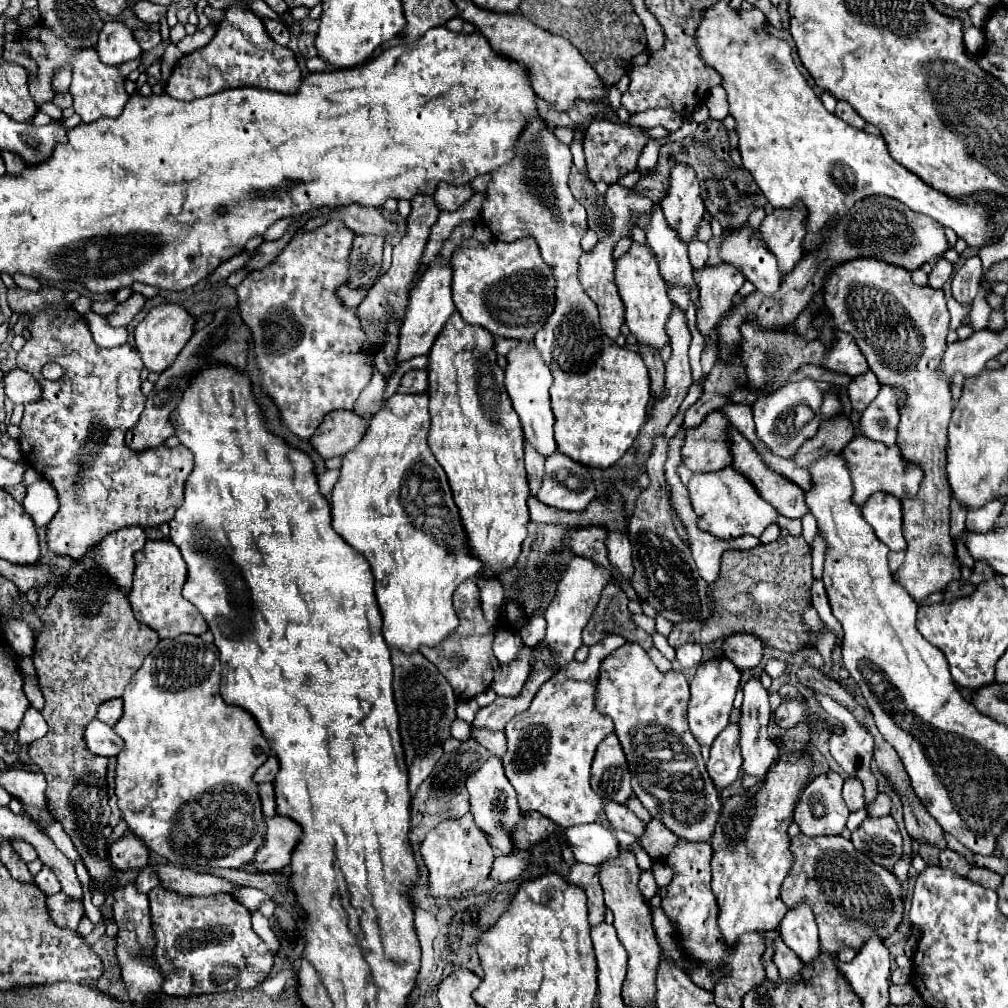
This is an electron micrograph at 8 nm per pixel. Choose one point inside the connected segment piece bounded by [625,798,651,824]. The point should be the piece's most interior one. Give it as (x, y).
(633, 804)

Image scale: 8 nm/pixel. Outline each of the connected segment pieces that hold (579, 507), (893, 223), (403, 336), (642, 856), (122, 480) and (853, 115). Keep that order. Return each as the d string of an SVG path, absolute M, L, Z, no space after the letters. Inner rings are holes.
M553 452L545 462L545 476L535 494L539 502L565 512L583 512L595 496L595 484L589 468Z
M869 196L865 200L859 200L847 214L837 220L837 224L825 228L821 234L823 244L817 250L809 250L803 254L791 274L783 276L781 288L773 296L753 292L751 296L735 302L735 306L721 318L721 322L717 324L721 362L733 360L733 344L737 344L737 328L741 326L741 320L757 318L763 328L783 328L785 324L793 322L807 308L813 296L821 292L825 274L831 266L853 258L875 258L901 266L905 270L915 270L921 268L925 262L935 262L949 248L945 232L941 224L937 224L937 220L917 214L889 196Z
M437 258L423 274L423 278L419 280L419 284L411 290L411 298L409 298L409 306L405 312L405 320L399 332L399 348L395 354L395 360L407 362L415 356L423 356L431 350L437 334L441 332L441 328L445 326L445 322L449 320L449 316L455 312L453 300L451 300L451 268L449 264L441 264L441 260Z
M633 844L631 850L633 850L633 854L637 856L637 864L639 864L639 868L641 868L641 870L651 870L653 862L651 862L651 858L647 856L647 852L643 852L639 844Z
M41 286L39 292L23 288L7 288L9 308L17 314L27 314L31 338L17 354L17 366L25 372L31 372L43 388L39 402L25 404L25 414L21 420L21 450L23 460L33 466L45 480L49 480L57 494L61 508L47 526L47 544L49 550L57 554L67 554L73 560L79 560L89 546L97 544L105 534L121 530L127 526L161 526L163 522L173 520L173 514L183 504L183 484L193 470L193 454L185 446L169 448L165 444L157 448L147 448L143 452L133 452L125 444L125 432L133 428L145 408L145 396L141 392L141 356L129 344L117 348L101 348L93 342L89 324L73 304L65 300L65 292L49 286ZM47 362L57 362L63 366L65 376L57 382L43 380L41 368Z
M839 100L837 102L837 108L835 108L835 116L837 118L841 118L845 124L849 124L849 126L853 126L853 128L859 128L859 130L863 130L863 126L865 126L865 120L847 104L847 102L843 102L843 100Z

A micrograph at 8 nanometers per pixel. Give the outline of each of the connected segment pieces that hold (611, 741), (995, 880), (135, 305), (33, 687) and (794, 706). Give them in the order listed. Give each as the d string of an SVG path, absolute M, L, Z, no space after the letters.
M609 734L597 748L591 766L591 786L601 798L619 804L625 804L633 792L627 760L615 734Z
M971 868L969 870L969 876L967 876L971 882L983 886L983 888L991 888L991 890L997 890L1001 886L1001 876L987 870L987 868Z
M133 292L133 296L131 296L129 300L125 300L123 304L119 304L119 306L115 308L115 312L113 312L111 316L107 316L107 318L109 318L109 322L111 322L113 326L127 326L127 324L133 320L133 316L135 316L137 312L141 312L141 308L145 306L145 302L147 302L145 296Z
M25 676L25 684L27 684L27 700L29 700L29 704L31 704L33 708L37 708L37 710L43 710L45 700L43 700L43 694L41 694L41 690L39 690L37 680Z
M785 700L779 704L779 708L773 712L775 724L779 728L793 728L797 722L807 722L809 708L805 702L797 700Z

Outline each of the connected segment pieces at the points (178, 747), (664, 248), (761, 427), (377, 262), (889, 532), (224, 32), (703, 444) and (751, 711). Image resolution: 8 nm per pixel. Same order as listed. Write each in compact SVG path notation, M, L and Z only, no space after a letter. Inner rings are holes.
M183 634L175 640L159 640L157 648L145 658L143 666L133 674L133 680L125 688L123 716L113 726L113 730L119 734L119 738L123 738L123 744L125 744L125 748L117 754L117 766L115 766L115 794L117 794L117 806L123 814L123 820L127 822L129 830L147 844L149 850L157 852L159 856L167 858L177 866L243 868L249 862L249 856L253 856L253 852L257 852L257 848L263 844L265 820L263 820L261 802L257 796L257 784L253 782L253 772L269 758L271 748L251 714L235 706L225 706L219 694L219 678L221 678L221 664L219 664L219 652L215 644L205 644L199 636L191 636L191 634Z
M655 202L649 212L649 228L645 228L645 238L657 254L661 276L673 286L689 286L691 300L697 306L697 286L693 280L693 268L687 258L687 244L667 224L659 202Z
M811 378L799 380L799 382L791 382L785 388L781 388L777 392L777 396L767 396L767 398L759 398L753 404L753 418L755 418L755 434L757 438L765 444L765 448L781 458L793 460L795 452L801 448L801 444L809 438L813 438L819 430L821 424L821 404L823 404L823 390L819 390L817 382ZM799 406L807 406L815 412L815 416L801 426L801 422L797 422L797 408Z
M357 236L351 250L349 288L359 288L371 282L381 270L385 240L373 240L373 236Z
M875 492L861 506L865 522L873 528L875 536L893 552L905 550L905 538L901 534L901 502L885 492Z
M235 4L225 10L225 18L219 22L211 42L183 56L175 64L175 70L165 84L165 92L185 102L239 86L259 86L289 94L297 90L301 78L303 76L297 66L295 54L287 46L279 46L271 40L261 18L257 18L249 8Z
M715 410L715 414L709 414L697 428L691 428L685 432L685 444L681 448L683 464L691 472L717 472L725 466L729 466L729 444L725 444L725 424L729 420Z
M749 678L747 684L743 686L743 704L741 704L741 718L739 718L739 746L741 746L741 756L743 756L743 772L749 776L755 776L759 780L765 780L765 774L769 772L771 764L777 762L779 758L779 748L775 746L773 740L767 736L767 724L771 720L771 708L769 708L769 694L761 686L759 678Z

